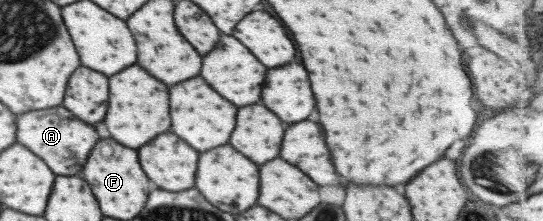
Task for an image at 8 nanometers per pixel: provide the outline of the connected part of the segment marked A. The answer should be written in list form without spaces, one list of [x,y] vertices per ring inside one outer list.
[[[61,106],[52,109],[33,110],[16,115],[17,118],[17,142],[29,148],[35,156],[39,156],[53,174],[57,176],[73,176],[81,170],[85,164],[85,158],[93,144],[97,142],[97,132],[73,118],[73,114],[67,112]]]

